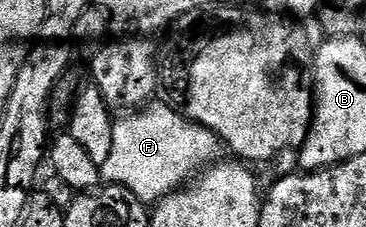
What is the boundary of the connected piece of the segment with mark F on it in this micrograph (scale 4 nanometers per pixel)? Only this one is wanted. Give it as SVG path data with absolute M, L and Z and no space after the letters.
M161 101L151 102L135 110L127 119L119 118L112 133L112 149L108 161L100 164L103 180L115 187L126 187L147 205L178 190L211 166L223 154L224 148L207 127L185 119Z

